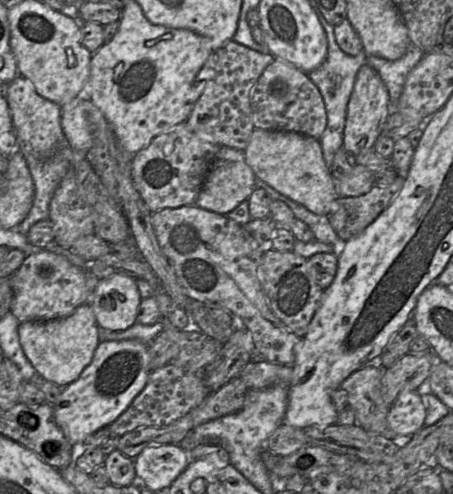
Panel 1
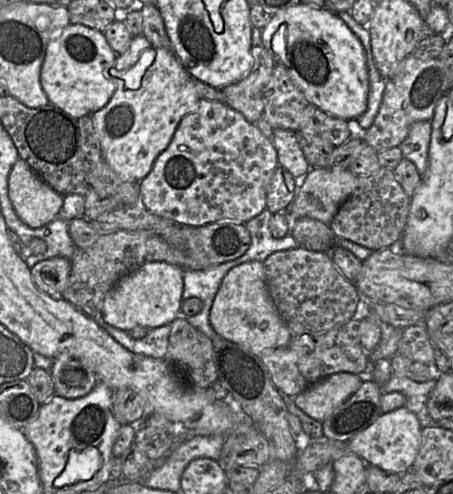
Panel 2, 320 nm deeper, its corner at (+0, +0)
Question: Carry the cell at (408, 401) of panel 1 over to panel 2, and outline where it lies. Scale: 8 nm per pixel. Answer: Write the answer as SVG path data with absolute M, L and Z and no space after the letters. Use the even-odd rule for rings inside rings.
M406 407L382 413L370 426L343 443L345 453L358 455L367 465L389 473L403 475L411 470L421 446L422 426L416 415Z

